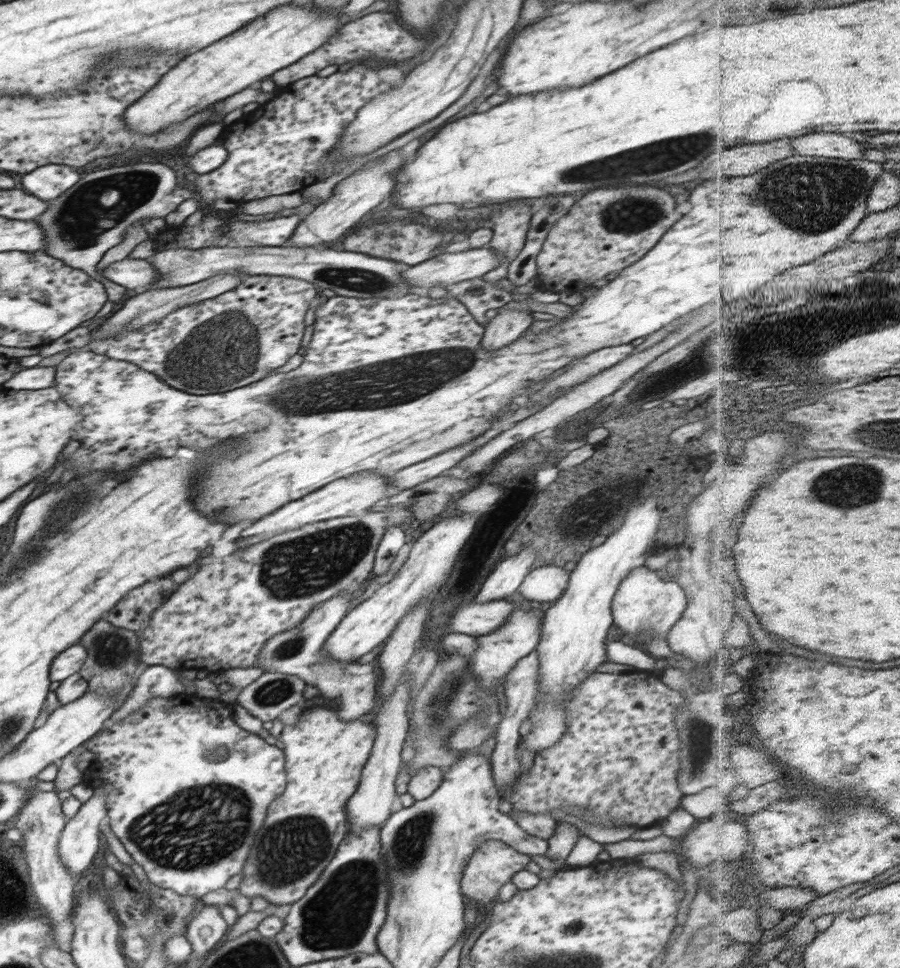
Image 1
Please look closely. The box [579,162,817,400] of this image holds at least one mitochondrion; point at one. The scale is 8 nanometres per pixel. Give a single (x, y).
(621, 215)

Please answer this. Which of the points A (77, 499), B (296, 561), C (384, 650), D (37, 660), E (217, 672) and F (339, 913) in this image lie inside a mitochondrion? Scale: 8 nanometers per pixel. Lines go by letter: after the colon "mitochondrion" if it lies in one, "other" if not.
A: mitochondrion
B: mitochondrion
C: other
D: other
E: other
F: mitochondrion

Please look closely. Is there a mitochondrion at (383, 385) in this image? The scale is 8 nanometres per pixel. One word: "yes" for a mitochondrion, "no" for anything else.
yes

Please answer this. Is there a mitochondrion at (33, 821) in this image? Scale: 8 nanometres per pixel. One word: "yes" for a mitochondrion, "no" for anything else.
yes

